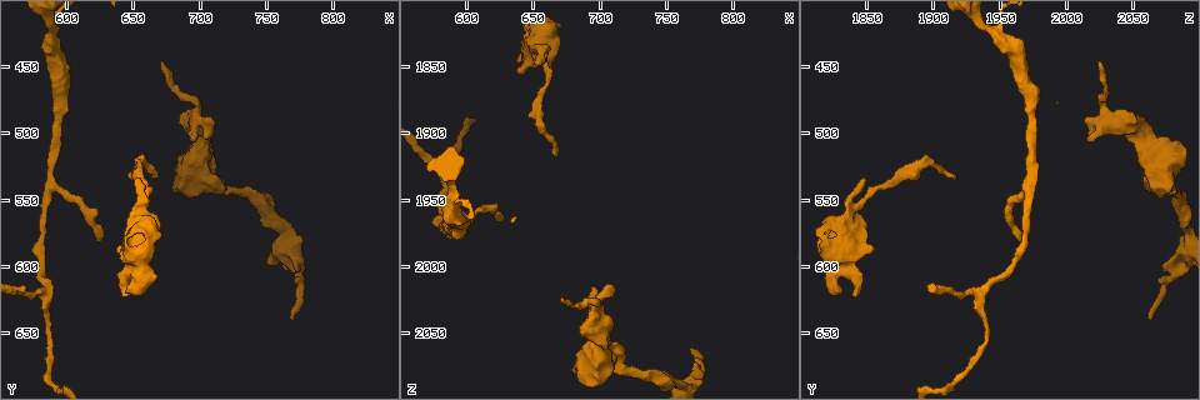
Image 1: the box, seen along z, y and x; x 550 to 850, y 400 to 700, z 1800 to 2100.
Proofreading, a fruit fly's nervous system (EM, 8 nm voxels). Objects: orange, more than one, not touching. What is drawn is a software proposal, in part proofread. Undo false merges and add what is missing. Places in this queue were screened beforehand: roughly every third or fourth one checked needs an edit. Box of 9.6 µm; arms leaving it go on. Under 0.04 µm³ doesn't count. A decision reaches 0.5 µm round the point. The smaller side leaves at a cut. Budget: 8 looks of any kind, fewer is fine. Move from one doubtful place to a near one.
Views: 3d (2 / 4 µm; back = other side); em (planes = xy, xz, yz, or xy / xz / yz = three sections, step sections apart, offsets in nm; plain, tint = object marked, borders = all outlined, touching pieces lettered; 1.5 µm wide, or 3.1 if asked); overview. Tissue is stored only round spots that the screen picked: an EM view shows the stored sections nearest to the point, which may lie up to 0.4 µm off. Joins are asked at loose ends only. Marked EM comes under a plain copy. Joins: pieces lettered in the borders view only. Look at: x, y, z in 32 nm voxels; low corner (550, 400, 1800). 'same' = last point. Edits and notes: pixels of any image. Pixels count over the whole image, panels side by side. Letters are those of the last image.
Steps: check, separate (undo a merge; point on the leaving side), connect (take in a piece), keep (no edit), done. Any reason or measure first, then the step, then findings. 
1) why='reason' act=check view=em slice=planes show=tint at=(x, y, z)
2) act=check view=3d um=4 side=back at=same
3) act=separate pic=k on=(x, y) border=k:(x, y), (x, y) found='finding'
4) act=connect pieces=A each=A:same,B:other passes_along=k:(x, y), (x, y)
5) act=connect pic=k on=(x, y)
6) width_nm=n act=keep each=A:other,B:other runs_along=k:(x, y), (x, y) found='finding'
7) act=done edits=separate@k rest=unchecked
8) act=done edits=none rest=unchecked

why='an open end' act=check view=3d um=4 at=(628, 580, 1964)

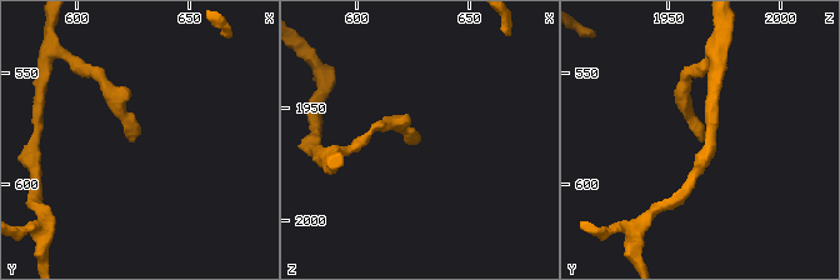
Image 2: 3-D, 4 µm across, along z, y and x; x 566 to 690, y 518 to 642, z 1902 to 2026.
why='shape alone is not enough' act=check view=em slice=planes show=borders at=(625, 581, 1965)

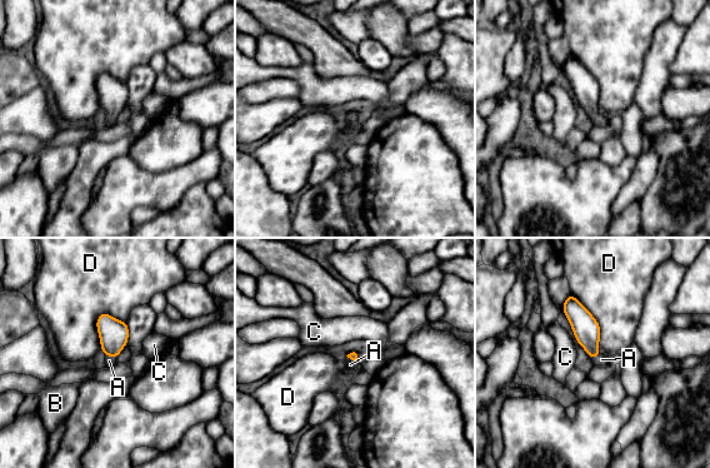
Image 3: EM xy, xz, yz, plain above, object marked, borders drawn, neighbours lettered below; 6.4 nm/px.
act=connect pieces=A each=A:same,B:other,C:other,D:other passes_along=3:(114, 334), (110, 356), (109, 361) found='it goes on there'

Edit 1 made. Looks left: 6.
why='see it whole again' act=check view=overview

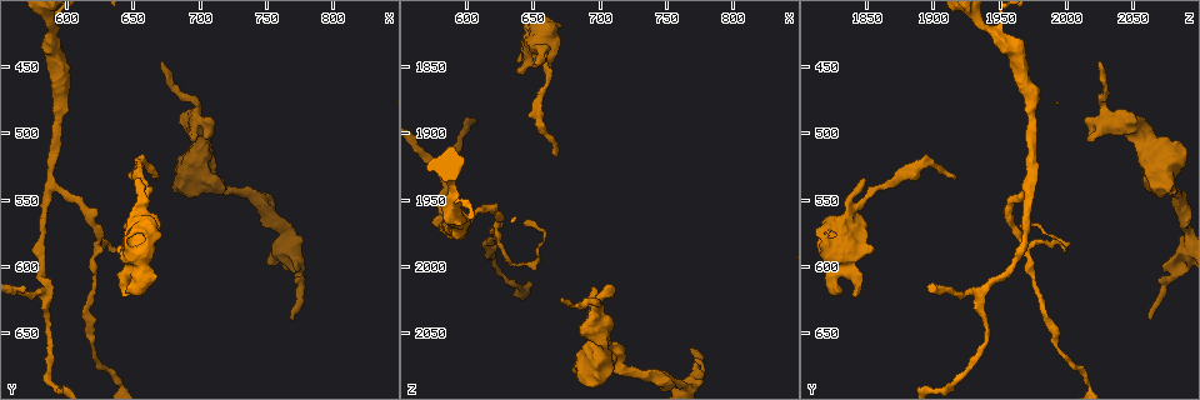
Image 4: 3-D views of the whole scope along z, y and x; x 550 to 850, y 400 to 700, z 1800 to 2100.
why='thick end' act=check view=em slice=planes show=borders at=(694, 502, 2014)

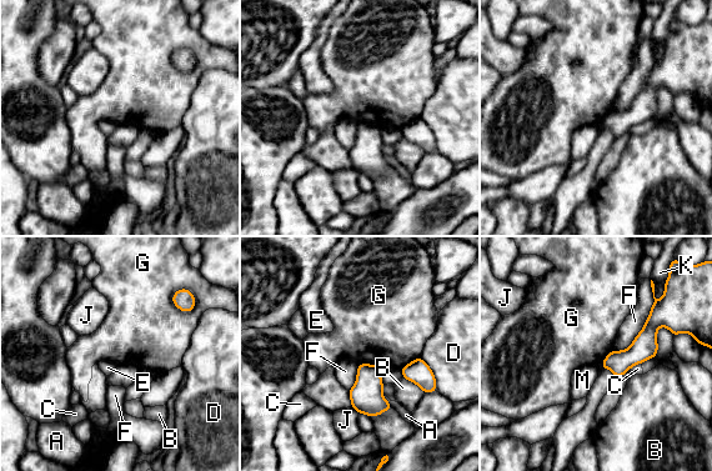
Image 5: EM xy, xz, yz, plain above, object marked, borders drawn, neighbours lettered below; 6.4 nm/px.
longest_contact=F:460nm act=keep each=A:other,B:other,C:other,D:other,E:other,F:other,G:other,J:other,K:other,M:other runs_along=5:(653, 314), (647, 337), (605, 365) found='none of them fits'

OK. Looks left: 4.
why='calibre changes' act=check view=em slice=planes show=borders at=(658, 558, 1840)

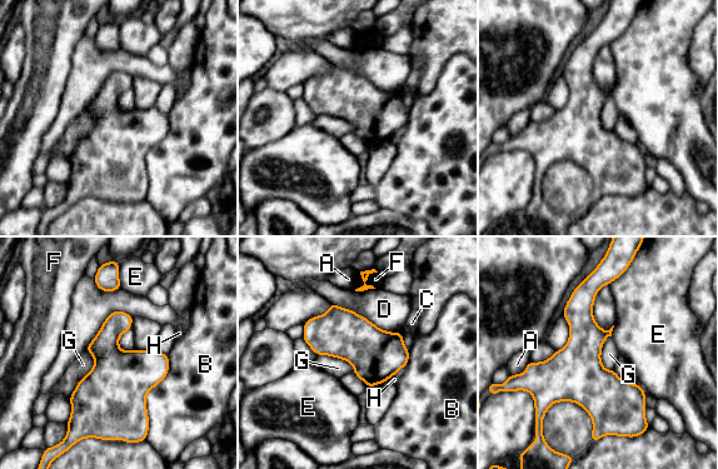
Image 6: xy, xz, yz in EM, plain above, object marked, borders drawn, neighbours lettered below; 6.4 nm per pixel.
width_nm=220 act=keep each=A:other,B:other,C:other,D:other,E:other,F:other,G:other,H:other border=6:(88, 350), (94, 365), (69, 397) found='one neuron here'

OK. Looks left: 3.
act=done edits=connect@3 rest=unchecked

